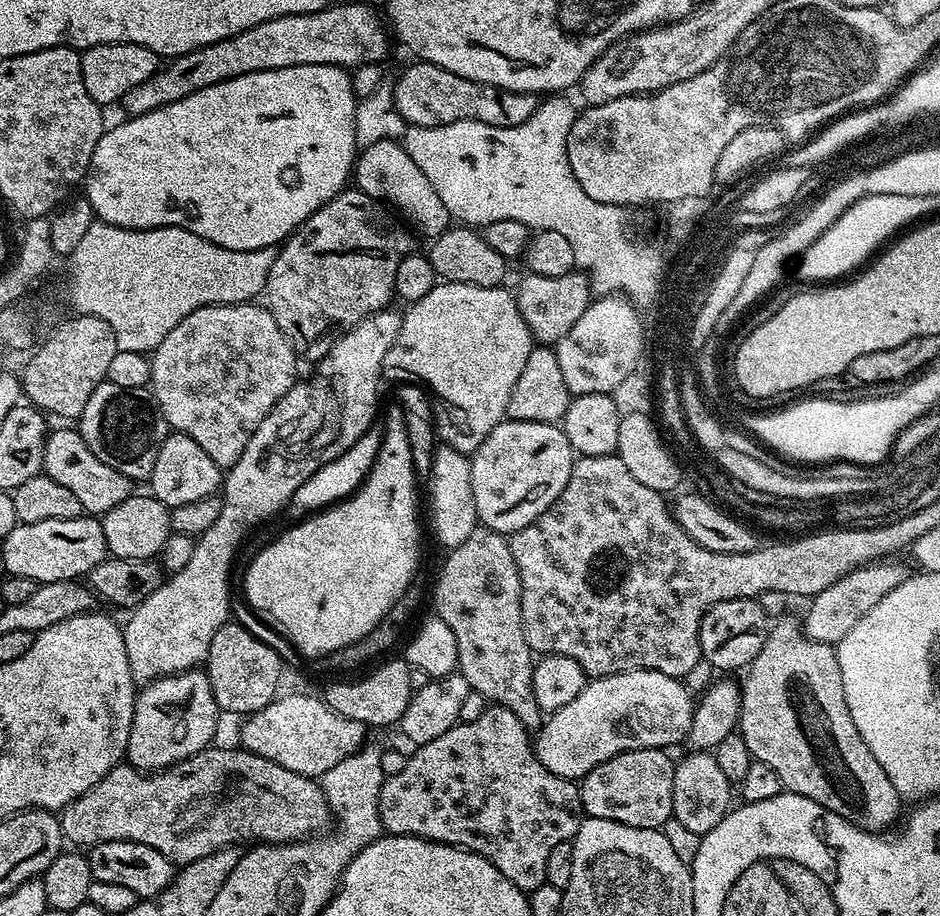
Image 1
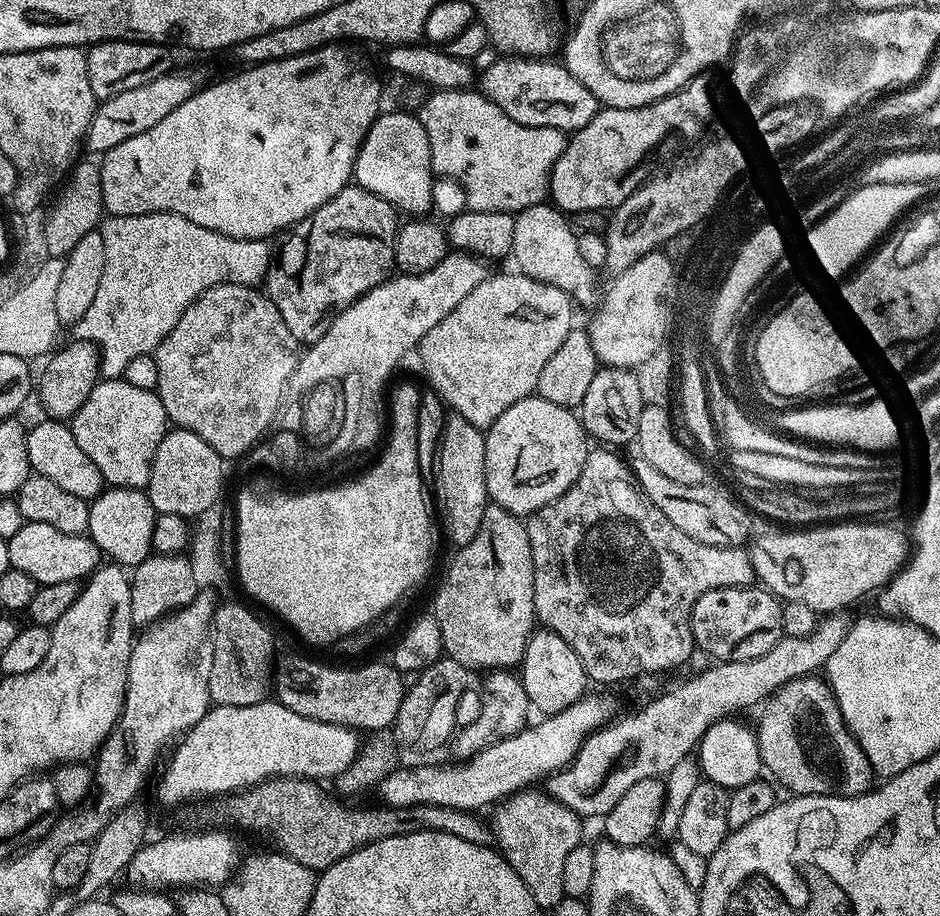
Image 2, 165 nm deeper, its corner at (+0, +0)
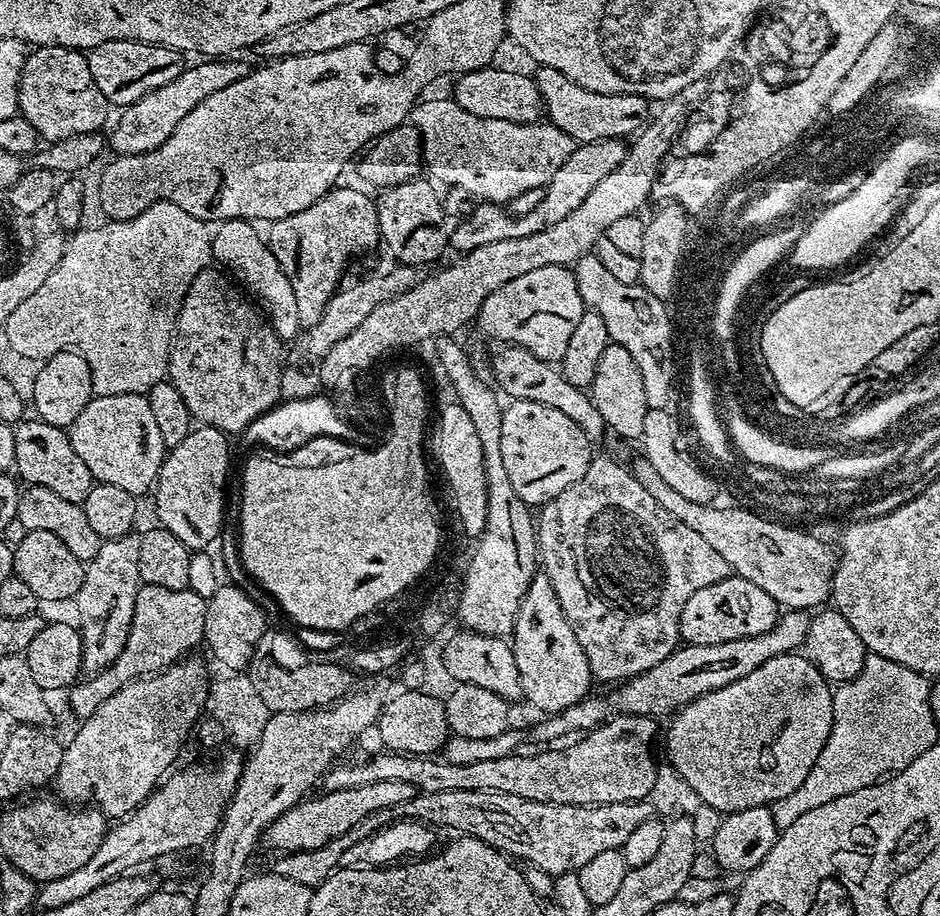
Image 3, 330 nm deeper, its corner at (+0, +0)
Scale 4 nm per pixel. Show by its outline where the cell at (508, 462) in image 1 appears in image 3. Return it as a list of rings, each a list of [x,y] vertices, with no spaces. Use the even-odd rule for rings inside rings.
[[[512,400],[502,418],[502,462],[514,485],[514,494],[529,506],[543,506],[566,486],[586,474],[594,452],[588,449],[589,433],[562,410],[540,402]]]

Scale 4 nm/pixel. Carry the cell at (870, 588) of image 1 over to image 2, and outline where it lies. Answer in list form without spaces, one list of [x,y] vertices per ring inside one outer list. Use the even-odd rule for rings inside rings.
[[[836,614],[825,615],[808,636],[781,635],[779,642],[756,660],[713,663],[713,668],[654,697],[637,712],[621,715],[597,732],[591,732],[580,745],[576,757],[547,778],[548,795],[577,812],[581,818],[603,818],[618,806],[622,794],[626,794],[630,786],[643,780],[667,777],[678,762],[689,759],[710,726],[736,714],[732,712],[767,701],[789,680],[819,673],[844,637],[846,624],[840,619]]]

